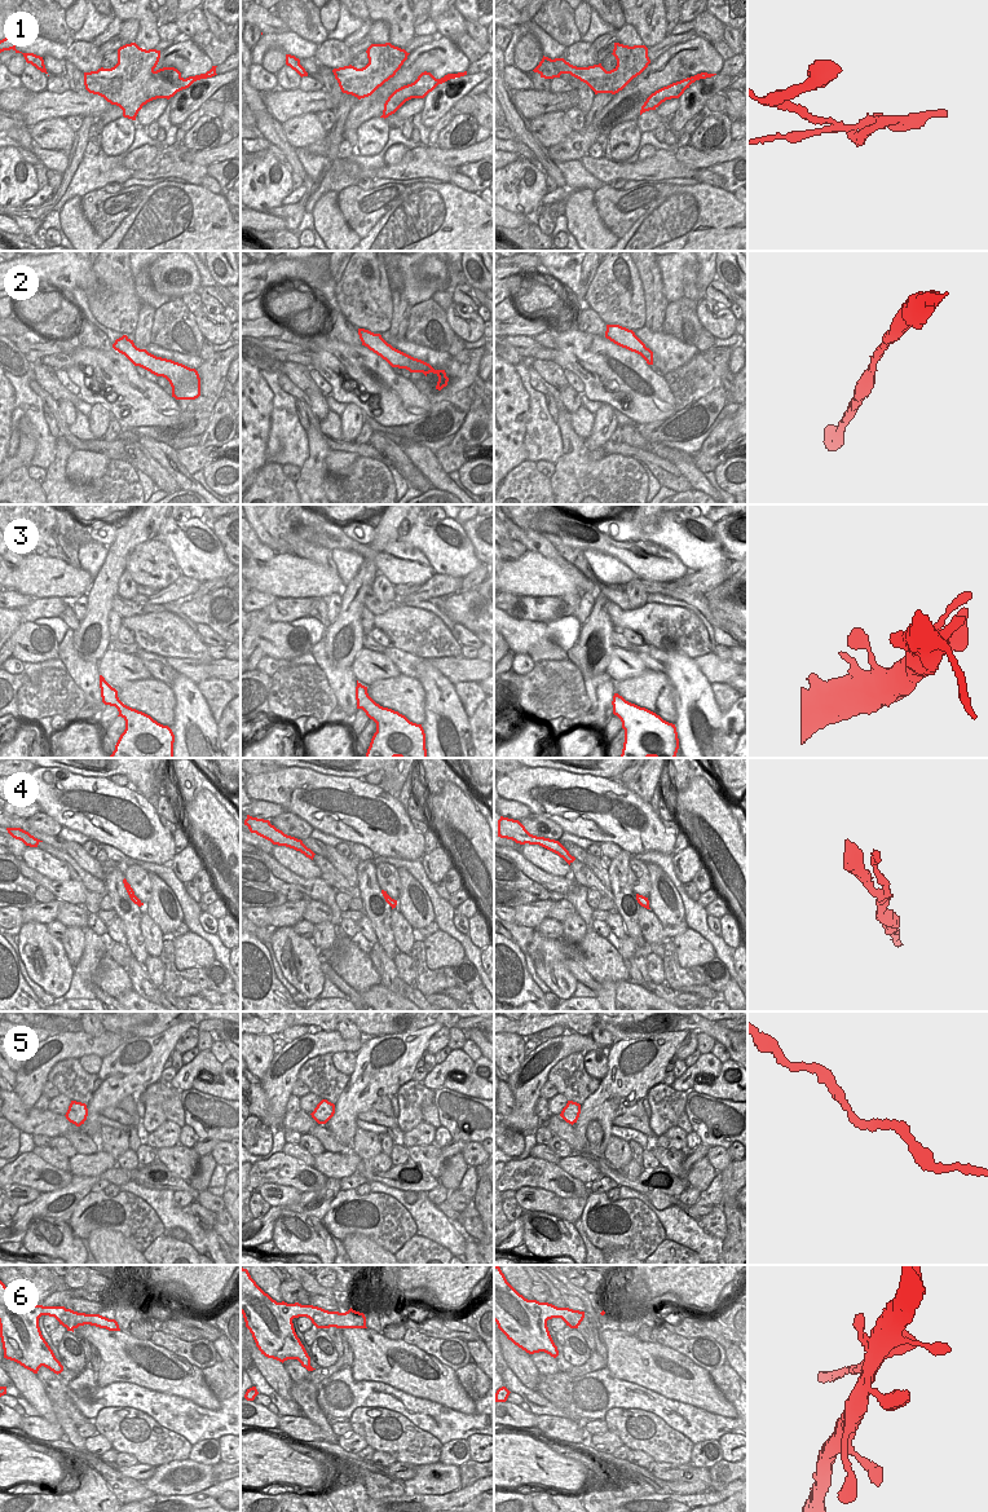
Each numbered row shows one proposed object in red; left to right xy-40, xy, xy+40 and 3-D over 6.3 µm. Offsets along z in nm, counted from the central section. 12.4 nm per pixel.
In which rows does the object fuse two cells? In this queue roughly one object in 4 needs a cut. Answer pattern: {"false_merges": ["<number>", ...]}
{"false_merges": ["1", "6"]}

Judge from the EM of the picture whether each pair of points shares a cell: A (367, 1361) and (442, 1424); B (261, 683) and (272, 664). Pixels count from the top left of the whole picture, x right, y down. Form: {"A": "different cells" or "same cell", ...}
{"A": "different cells", "B": "different cells"}

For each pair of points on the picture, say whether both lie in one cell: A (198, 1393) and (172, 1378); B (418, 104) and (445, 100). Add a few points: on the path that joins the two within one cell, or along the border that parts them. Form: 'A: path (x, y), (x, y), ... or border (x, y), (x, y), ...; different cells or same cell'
A: path (192, 1387), (179, 1378); same cell
B: border (424, 98), (424, 106), (420, 111); different cells

